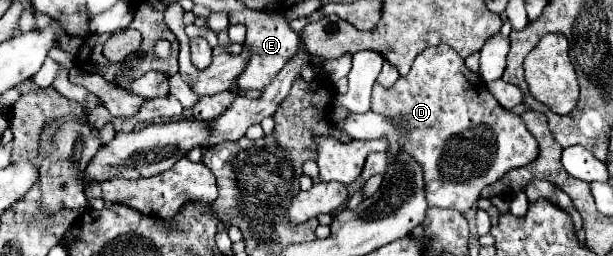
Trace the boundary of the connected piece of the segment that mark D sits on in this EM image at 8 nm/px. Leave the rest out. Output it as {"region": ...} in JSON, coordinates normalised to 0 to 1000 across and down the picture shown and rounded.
{"region":[[[703,180],[687,203],[674,242],[670,281],[651,305],[644,336],[625,344],[612,328],[605,422],[608,438],[631,453],[644,484],[654,484],[654,570],[690,648],[700,805],[736,813],[759,836],[778,797],[791,727],[824,688],[824,672],[850,656],[856,641],[869,641],[869,625],[876,625],[879,563],[873,531],[856,500],[850,453],[821,422],[794,352],[788,305],[778,281],[768,281],[759,258],[759,234],[746,219],[746,203],[739,203],[739,188],[732,180]]]}

